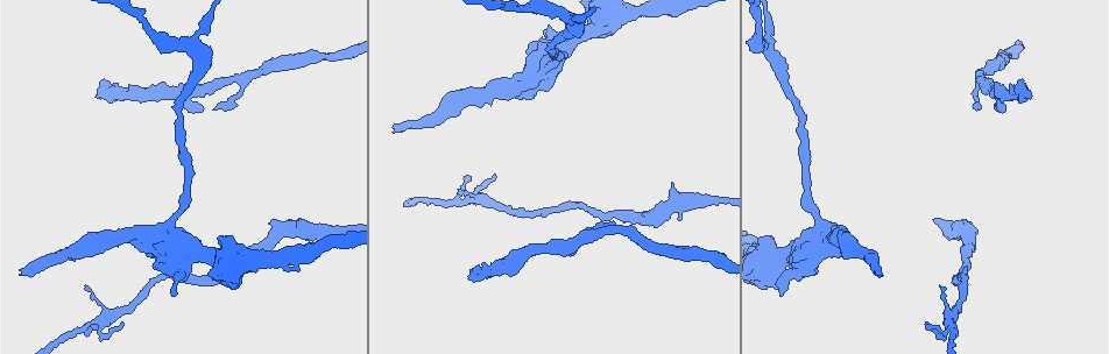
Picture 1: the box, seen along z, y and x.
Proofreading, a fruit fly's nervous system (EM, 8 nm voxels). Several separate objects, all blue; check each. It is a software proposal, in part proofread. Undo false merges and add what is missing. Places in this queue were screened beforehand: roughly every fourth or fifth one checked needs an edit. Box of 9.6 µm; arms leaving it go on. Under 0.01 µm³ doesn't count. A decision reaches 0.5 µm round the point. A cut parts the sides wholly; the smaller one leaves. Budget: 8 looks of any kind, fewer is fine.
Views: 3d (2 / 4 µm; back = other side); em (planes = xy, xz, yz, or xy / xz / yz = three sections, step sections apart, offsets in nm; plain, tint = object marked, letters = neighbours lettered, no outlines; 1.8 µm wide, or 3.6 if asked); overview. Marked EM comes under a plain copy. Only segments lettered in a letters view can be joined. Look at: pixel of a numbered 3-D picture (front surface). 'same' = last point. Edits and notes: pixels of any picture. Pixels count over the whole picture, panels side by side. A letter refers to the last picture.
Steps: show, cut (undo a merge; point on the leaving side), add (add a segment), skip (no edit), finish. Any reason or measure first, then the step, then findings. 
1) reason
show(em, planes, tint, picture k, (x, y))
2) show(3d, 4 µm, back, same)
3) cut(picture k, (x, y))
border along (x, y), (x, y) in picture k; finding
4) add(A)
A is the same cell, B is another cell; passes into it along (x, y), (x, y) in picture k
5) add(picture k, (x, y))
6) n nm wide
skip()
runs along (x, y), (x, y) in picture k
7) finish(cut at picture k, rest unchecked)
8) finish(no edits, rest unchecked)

calibre changes
show(3d, 4 µm, picture 1, (549, 34))

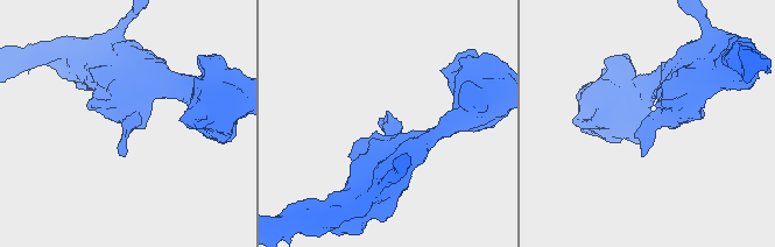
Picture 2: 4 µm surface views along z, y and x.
shape alone is not enough
show(em, yz, step 8, tint, picture 2, (127, 127))

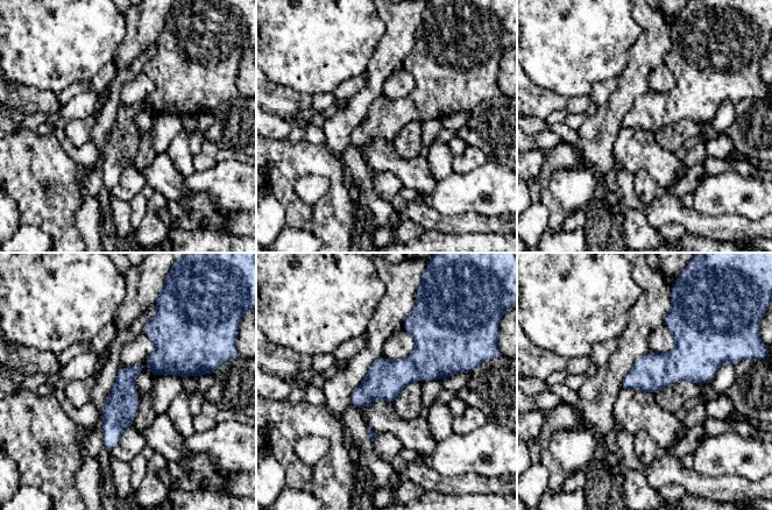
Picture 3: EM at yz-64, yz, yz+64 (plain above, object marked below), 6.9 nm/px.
another direction
show(em, planes, letters, same)

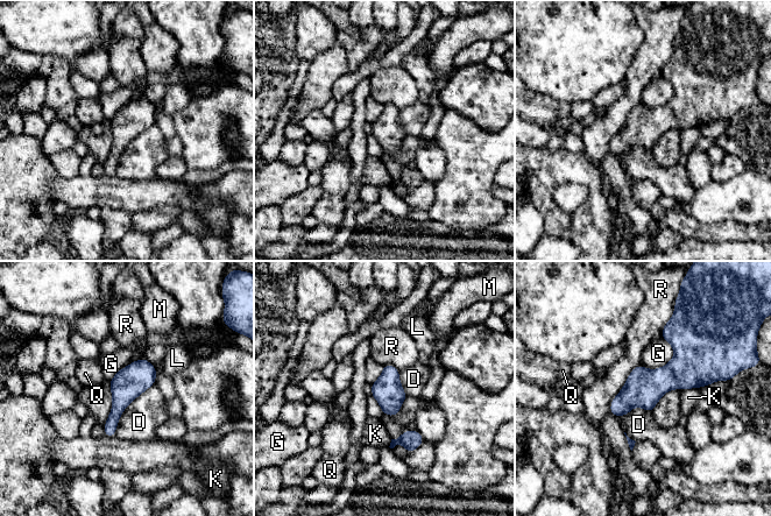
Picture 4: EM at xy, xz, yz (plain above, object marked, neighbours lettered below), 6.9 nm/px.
skip()
D, G, K, L, M, Q and R are other cells; runs along (713, 374), (676, 374), (613, 410) in picture 4; all the same neuron

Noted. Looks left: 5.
long arm stops here
show(3d, 2 µm, picture 1, (393, 132))

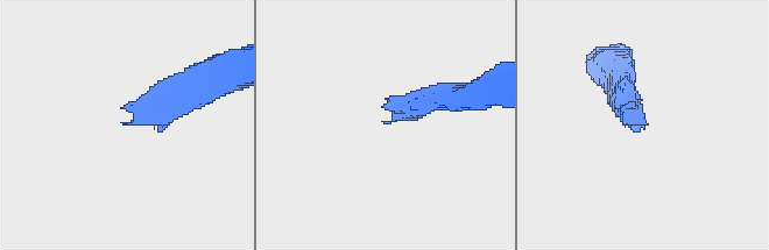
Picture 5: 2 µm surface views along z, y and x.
show(em, yz, step 8, tint, picture 5, (386, 123))

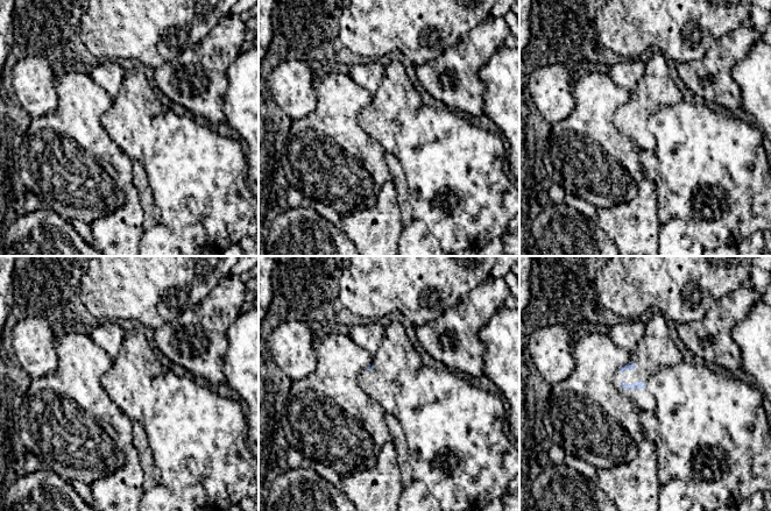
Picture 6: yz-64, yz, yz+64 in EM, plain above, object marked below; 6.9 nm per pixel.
show(em, planes, letters, same)

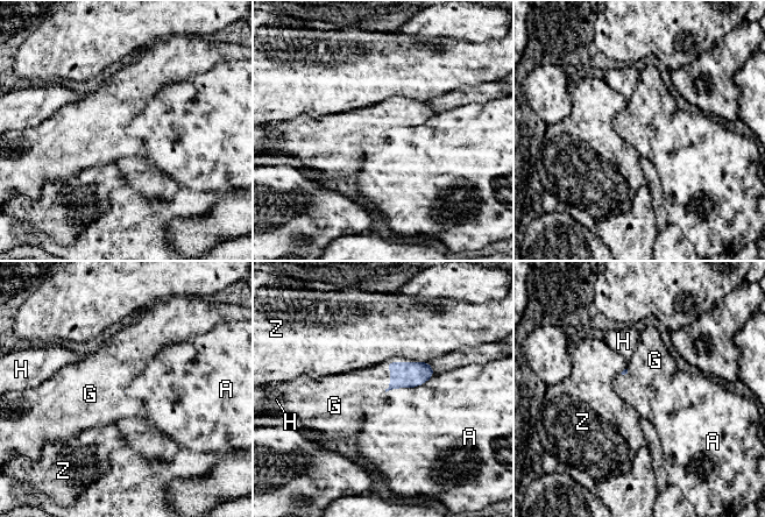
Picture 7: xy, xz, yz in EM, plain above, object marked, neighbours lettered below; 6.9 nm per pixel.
add(G)
G is the same cell, A, H and Z are other cells; the neuron continues

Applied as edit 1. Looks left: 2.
finish(add at picture 7, rest unchecked)

